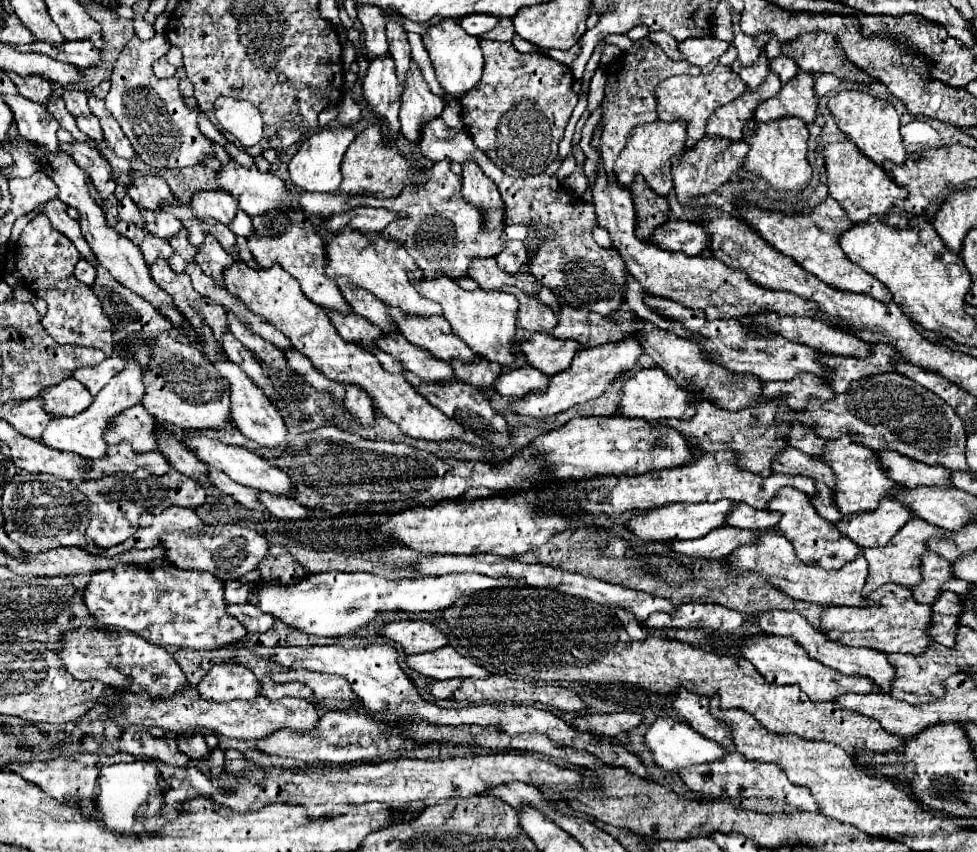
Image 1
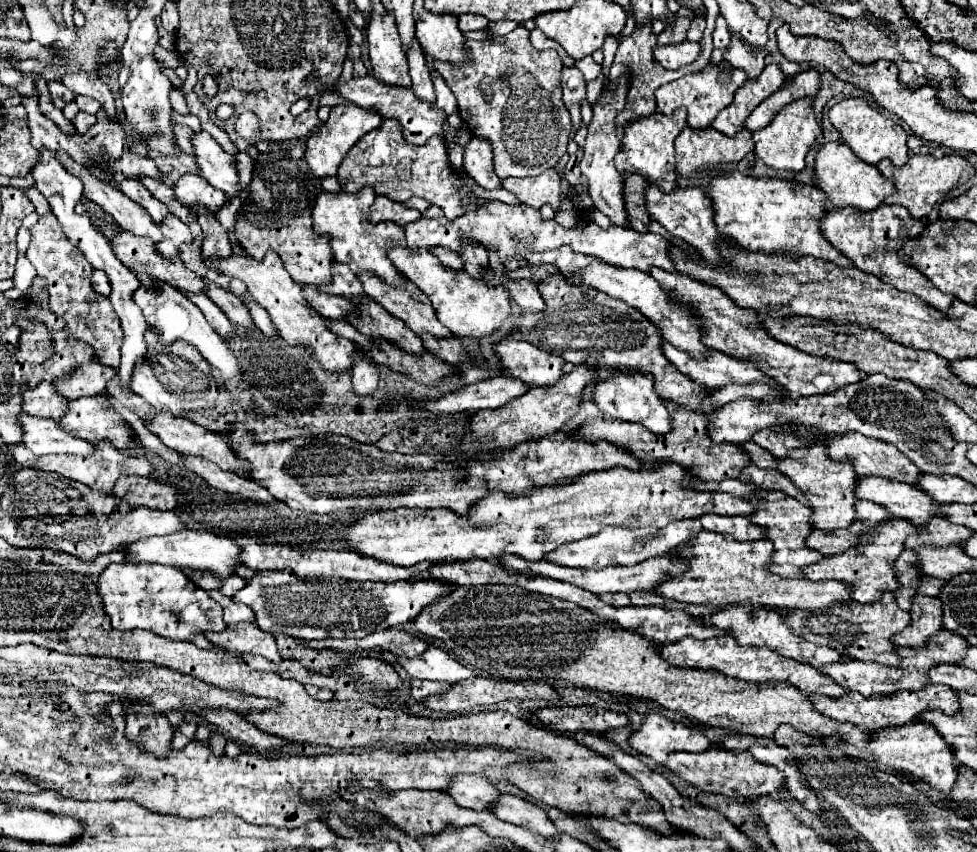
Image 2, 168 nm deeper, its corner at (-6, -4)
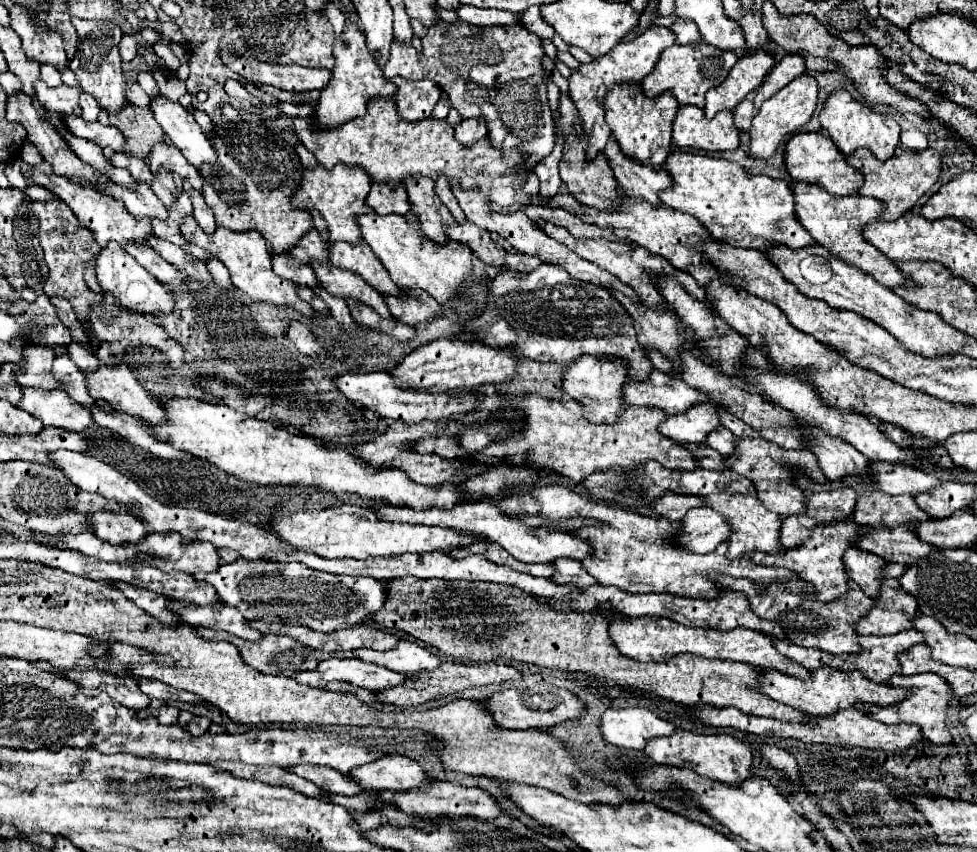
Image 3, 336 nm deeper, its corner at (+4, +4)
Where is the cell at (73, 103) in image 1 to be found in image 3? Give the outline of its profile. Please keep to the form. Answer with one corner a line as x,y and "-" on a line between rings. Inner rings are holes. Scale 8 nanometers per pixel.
81,93
81,97
79,97
79,105
81,105
81,109
83,109
83,119
87,119
87,121
95,121
97,117
99,117
99,105
97,105
97,101
89,95
89,93

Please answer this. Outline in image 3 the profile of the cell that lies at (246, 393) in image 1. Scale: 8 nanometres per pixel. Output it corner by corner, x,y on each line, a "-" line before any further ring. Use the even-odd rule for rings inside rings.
111,245
111,249
101,249
97,255
97,281
105,293
111,293
119,303
139,315
155,315
155,313
171,313
175,299
171,291
155,279
145,267
141,267
125,249
119,249
119,245

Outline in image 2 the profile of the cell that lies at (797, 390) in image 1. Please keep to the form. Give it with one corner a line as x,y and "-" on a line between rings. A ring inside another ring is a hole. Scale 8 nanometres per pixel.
665,339
661,341
661,347
663,347
663,355
683,375
687,375
693,381
699,381
707,389
725,387
729,383
749,383
749,381
763,381
763,379
765,379
765,383
773,381
773,379
767,379
765,375
761,375
755,365
735,361
733,357
729,357
725,353
711,351
709,357
705,357
705,361
697,361
697,359
689,357
687,353
681,353
681,349
673,349
673,345
669,345
669,341
665,341

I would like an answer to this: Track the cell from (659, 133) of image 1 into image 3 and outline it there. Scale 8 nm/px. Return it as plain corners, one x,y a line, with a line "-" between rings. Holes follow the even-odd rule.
629,83
627,87
615,87
611,93
607,93
605,101
605,121
611,129
611,135
619,143
621,153
655,171
663,169
671,149
671,123
679,109
675,95
663,93
655,99
649,99
643,95
637,83

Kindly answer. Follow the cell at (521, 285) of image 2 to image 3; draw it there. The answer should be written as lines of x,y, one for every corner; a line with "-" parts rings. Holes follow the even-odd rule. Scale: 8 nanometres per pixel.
469,221
465,225
455,223
455,225
451,225
451,229
447,229
447,237
455,239
461,245
467,245
475,253
475,257
479,257
483,263
495,265
497,269
501,269
501,261
503,261
505,251
499,249
491,241
491,235
487,229
479,229
477,225
473,225

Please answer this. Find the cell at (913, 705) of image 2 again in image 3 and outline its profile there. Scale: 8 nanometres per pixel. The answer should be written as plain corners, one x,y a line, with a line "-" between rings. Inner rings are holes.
819,669
819,671
813,671
813,677
807,681
797,679
797,677
787,677
787,675
775,673
775,671
763,671
761,693
769,695
775,701
787,703
791,707
805,709
805,713
809,713
813,717
831,717
839,709
861,707
861,705
889,707
889,705
901,703
905,697
909,697
913,693
913,689
875,683
875,681
869,681
867,677
863,677
861,673
843,673
837,669

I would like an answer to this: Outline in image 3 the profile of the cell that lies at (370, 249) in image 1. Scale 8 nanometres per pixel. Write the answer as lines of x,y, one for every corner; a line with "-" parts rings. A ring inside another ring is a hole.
317,165
313,171
303,173
301,187
293,197
293,207
303,211
305,209
319,211
327,223
329,241
357,243
361,241
361,227
357,223
357,217
371,211
365,205
369,189
371,189
371,179
361,169
347,169
345,165
335,165
333,171
325,171
321,165

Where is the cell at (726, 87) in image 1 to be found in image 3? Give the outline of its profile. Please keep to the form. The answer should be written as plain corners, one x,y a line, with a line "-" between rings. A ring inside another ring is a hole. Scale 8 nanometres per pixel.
699,41
695,45
673,45
671,49
667,49
667,53
663,53
663,57
659,59
659,65
655,65
655,69
641,81
641,87
647,97
657,97
665,91
673,91
679,105
695,105
703,109
705,93
727,79
737,59
739,57
735,53
715,49
705,41

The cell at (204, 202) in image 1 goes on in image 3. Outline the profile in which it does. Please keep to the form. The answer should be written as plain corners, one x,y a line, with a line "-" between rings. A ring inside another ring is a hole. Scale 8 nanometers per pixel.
167,143
155,145
151,151
151,157
149,157
149,167
153,173
159,173
161,169
165,169
169,173
177,173
183,181
189,181
197,191
203,191
203,177
199,175
199,171
195,167
191,167
187,163
183,153
179,149
175,149
173,145
167,145

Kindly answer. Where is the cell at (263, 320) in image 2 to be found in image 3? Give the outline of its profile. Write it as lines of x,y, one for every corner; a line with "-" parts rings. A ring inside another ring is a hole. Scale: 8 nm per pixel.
209,257
209,259
207,259
207,269
209,269
211,275
215,277
215,283
217,283
217,285
227,285
229,289
233,287
231,277
229,277
229,271
227,271
215,257

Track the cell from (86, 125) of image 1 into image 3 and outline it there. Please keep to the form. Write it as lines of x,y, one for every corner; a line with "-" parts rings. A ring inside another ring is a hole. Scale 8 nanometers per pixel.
41,79
35,83
37,99
41,105
45,105
49,111
59,111
65,115
81,115
79,107
79,89
71,89
67,85
59,85
55,89
47,87

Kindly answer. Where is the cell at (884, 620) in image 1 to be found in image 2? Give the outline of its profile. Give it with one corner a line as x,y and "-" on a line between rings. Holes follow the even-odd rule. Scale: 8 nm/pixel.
885,593
877,603
861,605
855,601
847,601
847,607
837,603
829,609
815,611
787,611
781,615
783,621
805,641
815,645
827,645
849,659
859,661
877,661
881,665
899,665
899,655
895,653
895,645
889,641
891,635
899,633
905,625
911,623
909,613
901,611
893,593

